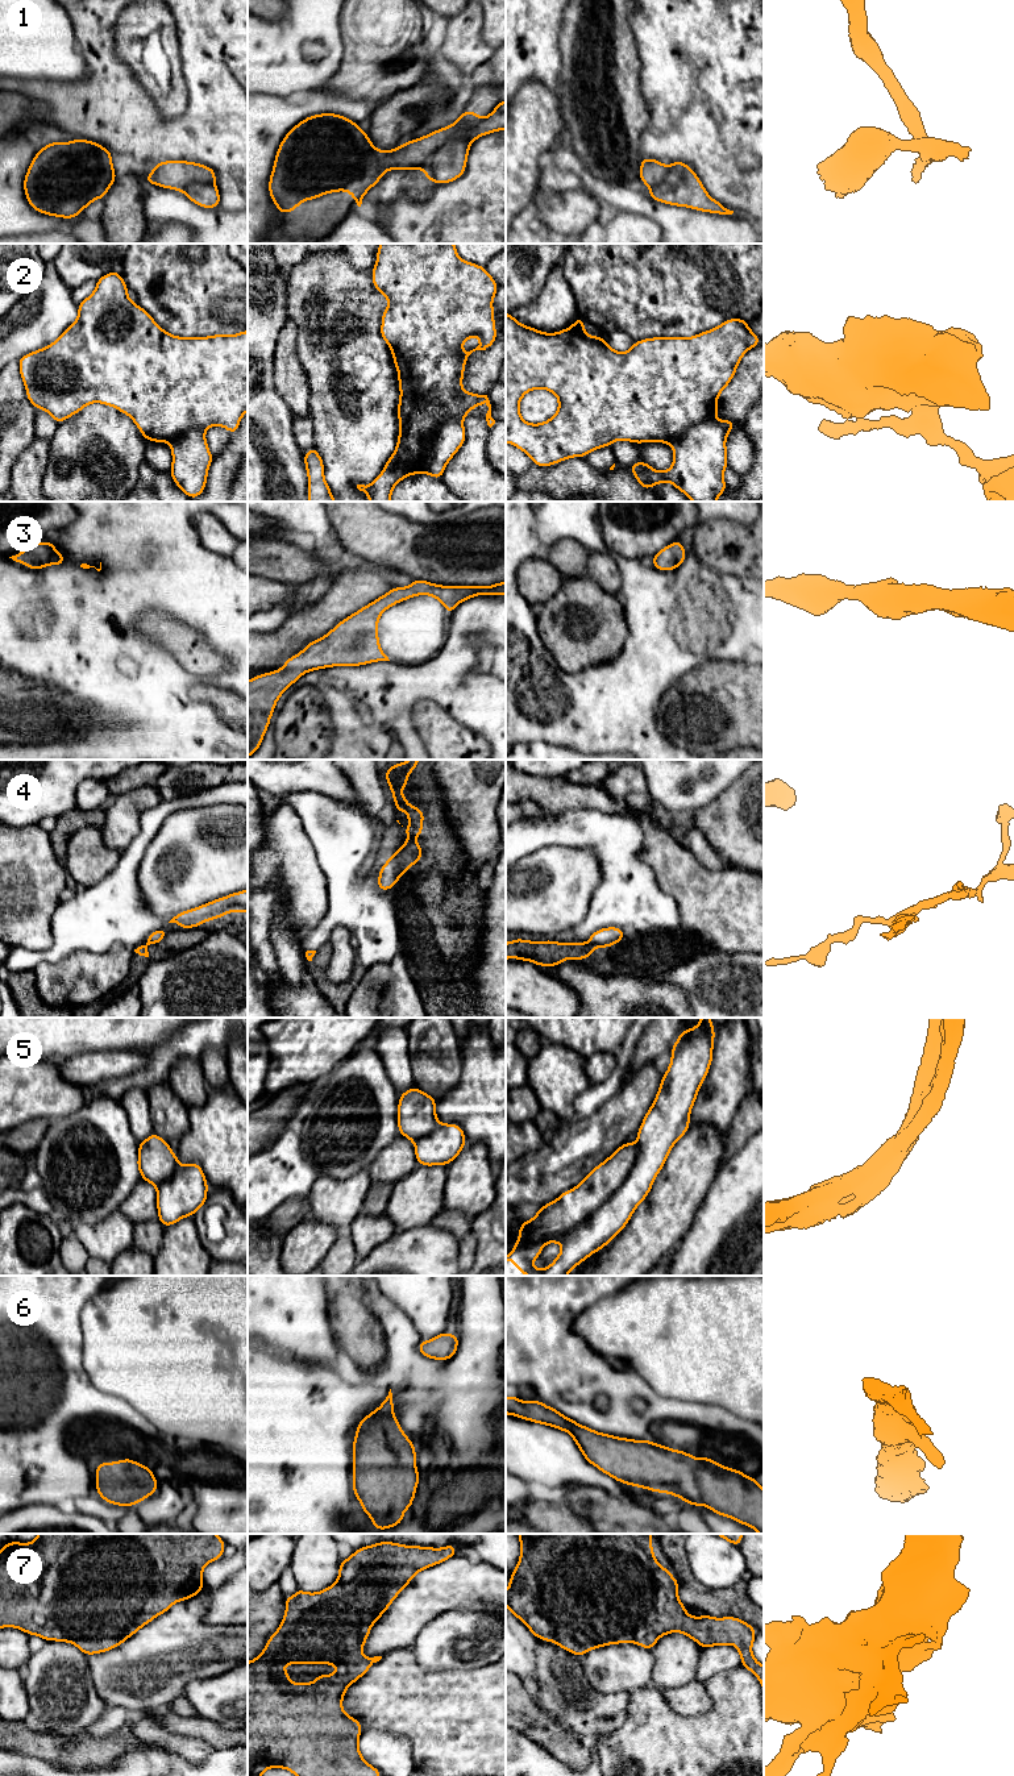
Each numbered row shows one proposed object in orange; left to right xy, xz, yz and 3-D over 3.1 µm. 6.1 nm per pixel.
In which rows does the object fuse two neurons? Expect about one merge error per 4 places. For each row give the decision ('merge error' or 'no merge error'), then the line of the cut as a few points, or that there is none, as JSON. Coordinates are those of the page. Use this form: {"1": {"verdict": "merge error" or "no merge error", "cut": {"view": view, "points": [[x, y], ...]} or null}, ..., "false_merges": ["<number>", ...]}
{"1": {"verdict": "merge error", "cut": {"view": "xz", "points": [[470, 141], [445, 141], [431, 156], [424, 169]]}}, "2": {"verdict": "merge error", "cut": {"view": "xz", "points": [[461, 421], [444, 423], [429, 440], [424, 458], [424, 471]]}}, "3": {"verdict": "no merge error", "cut": null}, "4": {"verdict": "merge error", "cut": {"view": "yz", "points": [[587, 943], [593, 948]]}}, "5": {"verdict": "merge error", "cut": {"view": "yz", "points": [[638, 1143], [624, 1181], [589, 1215], [560, 1234], [515, 1247]]}}, "6": {"verdict": "no merge error", "cut": null}, "7": {"verdict": "no merge error", "cut": null}, "false_merges": ["1", "2", "4", "5"]}

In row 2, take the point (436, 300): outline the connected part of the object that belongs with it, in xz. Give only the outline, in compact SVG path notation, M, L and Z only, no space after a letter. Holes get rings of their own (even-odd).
M381 244L371 279L375 290L383 294L388 301L388 307L382 315L381 336L387 342L398 370L400 432L395 452L377 479L367 486L357 484L357 488L363 491L370 502L391 502L391 492L398 482L412 474L425 473L427 448L440 427L452 421L462 423L465 416L482 403L489 407L487 425L491 428L495 424L487 395L464 391L462 378L469 355L475 350L489 349L496 341L493 300L499 286L486 267L462 261L454 244ZM475 336L481 338L479 345L470 352L464 352L461 345Z

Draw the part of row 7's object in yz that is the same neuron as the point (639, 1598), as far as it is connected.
M518 1534L520 1540L520 1559L510 1576L510 1585L506 1590L507 1610L519 1618L533 1636L553 1642L575 1656L587 1654L594 1648L619 1643L636 1643L643 1648L652 1650L656 1642L670 1632L682 1632L702 1648L712 1646L735 1644L741 1656L741 1667L749 1669L761 1683L764 1692L764 1665L752 1654L752 1643L756 1639L755 1627L736 1617L714 1618L707 1614L691 1617L686 1613L685 1605L678 1598L678 1581L670 1575L668 1568L662 1568L653 1555L652 1534Z

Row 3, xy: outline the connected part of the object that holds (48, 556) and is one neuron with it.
M50 540L45 542L32 542L21 553L9 558L33 570L66 563L66 558L54 548Z

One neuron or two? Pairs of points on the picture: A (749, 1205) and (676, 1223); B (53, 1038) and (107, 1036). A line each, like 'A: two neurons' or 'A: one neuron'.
A: two neurons
B: one neuron

